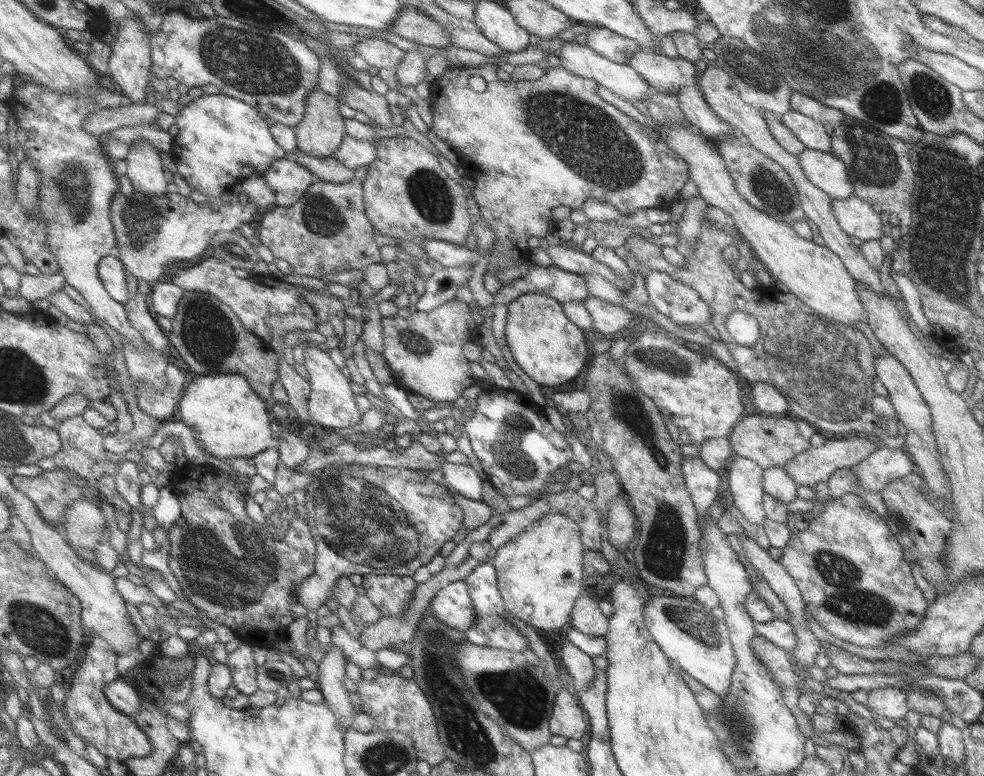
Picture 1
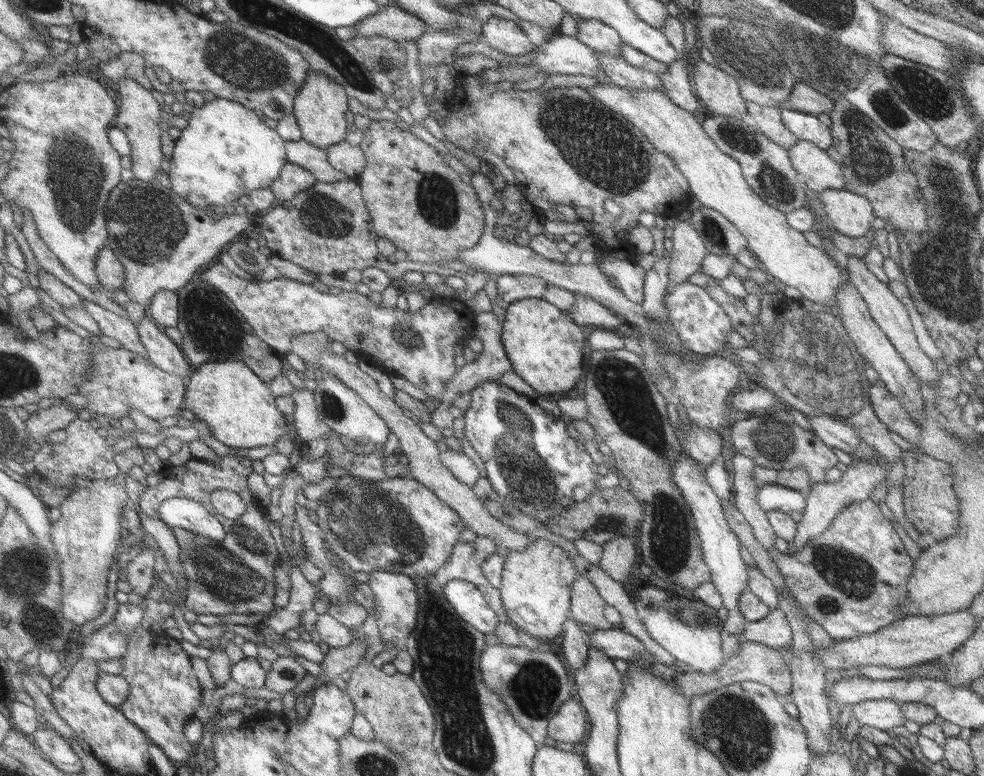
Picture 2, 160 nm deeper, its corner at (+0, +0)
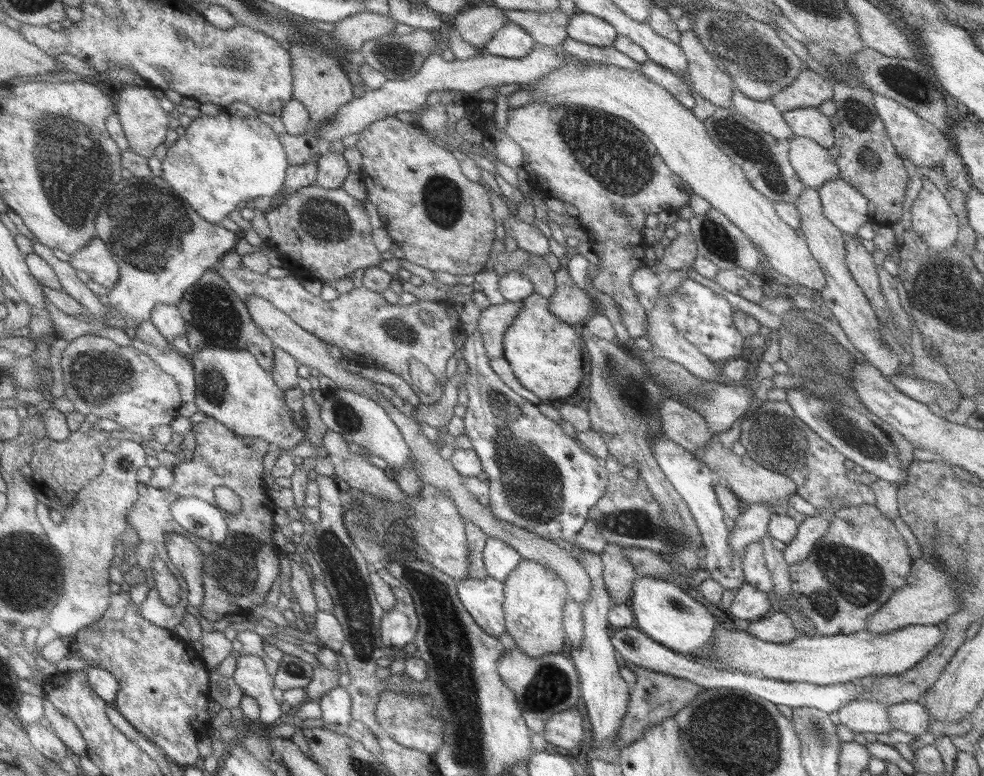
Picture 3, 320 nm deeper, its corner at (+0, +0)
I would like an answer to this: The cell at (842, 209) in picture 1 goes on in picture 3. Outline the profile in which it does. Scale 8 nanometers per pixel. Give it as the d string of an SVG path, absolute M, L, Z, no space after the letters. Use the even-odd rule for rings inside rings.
M829 180L825 182L823 186L817 189L818 199L820 200L823 214L827 217L827 220L831 221L835 228L838 228L843 236L855 235L857 228L867 222L869 217L866 214L866 208L869 205L869 200L853 188L843 182L843 180Z

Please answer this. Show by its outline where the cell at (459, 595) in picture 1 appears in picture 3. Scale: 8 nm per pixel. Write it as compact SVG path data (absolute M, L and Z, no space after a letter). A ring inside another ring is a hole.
M487 576L458 581L458 595L477 624L491 636L505 632L502 613L503 583Z

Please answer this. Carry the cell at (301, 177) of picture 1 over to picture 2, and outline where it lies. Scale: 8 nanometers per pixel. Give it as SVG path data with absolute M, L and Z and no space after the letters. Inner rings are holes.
M288 162L283 167L279 179L271 185L271 190L276 194L279 202L290 201L299 194L299 192L306 191L307 188L313 186L318 180L314 174L301 168L298 164Z

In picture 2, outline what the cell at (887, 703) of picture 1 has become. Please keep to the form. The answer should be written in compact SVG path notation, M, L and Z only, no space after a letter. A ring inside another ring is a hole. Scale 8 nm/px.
M867 699L852 705L851 716L860 727L869 726L869 728L877 728L877 730L887 732L895 726L901 726L905 721L898 703L892 700Z

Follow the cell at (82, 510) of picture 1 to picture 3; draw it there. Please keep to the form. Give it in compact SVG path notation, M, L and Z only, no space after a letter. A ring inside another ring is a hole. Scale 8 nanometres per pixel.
M123 440L117 448L107 452L103 472L91 482L87 483L78 494L78 498L69 509L62 514L63 521L46 529L50 541L58 550L64 563L64 589L62 598L53 607L47 626L53 628L60 638L72 640L80 630L87 625L93 624L105 614L110 607L111 588L109 588L110 568L115 558L115 542L126 532L128 523L127 516L139 498L138 486L139 469L147 464L147 452L145 446L133 440Z

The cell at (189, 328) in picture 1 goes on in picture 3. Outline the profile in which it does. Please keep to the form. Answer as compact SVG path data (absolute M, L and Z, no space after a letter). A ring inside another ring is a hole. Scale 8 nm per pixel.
M217 268L207 271L186 292L178 307L185 317L188 333L186 338L192 354L203 347L217 345L228 349L247 349L252 352L263 368L272 372L274 368L274 341L263 332L248 311L246 302L232 288L232 286L217 272Z

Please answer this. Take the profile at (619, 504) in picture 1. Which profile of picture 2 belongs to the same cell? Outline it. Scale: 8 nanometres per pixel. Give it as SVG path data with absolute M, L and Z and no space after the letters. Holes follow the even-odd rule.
M614 538L602 545L602 551L598 560L598 567L608 574L611 580L618 583L625 583L631 575L631 568L638 564L637 546L630 538Z

